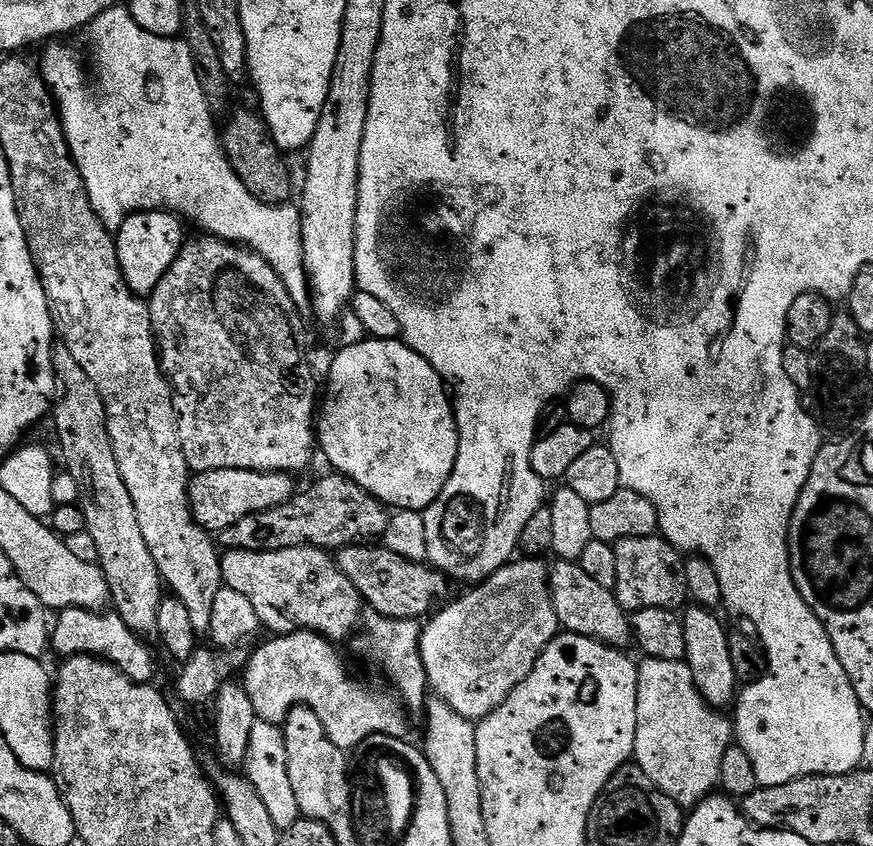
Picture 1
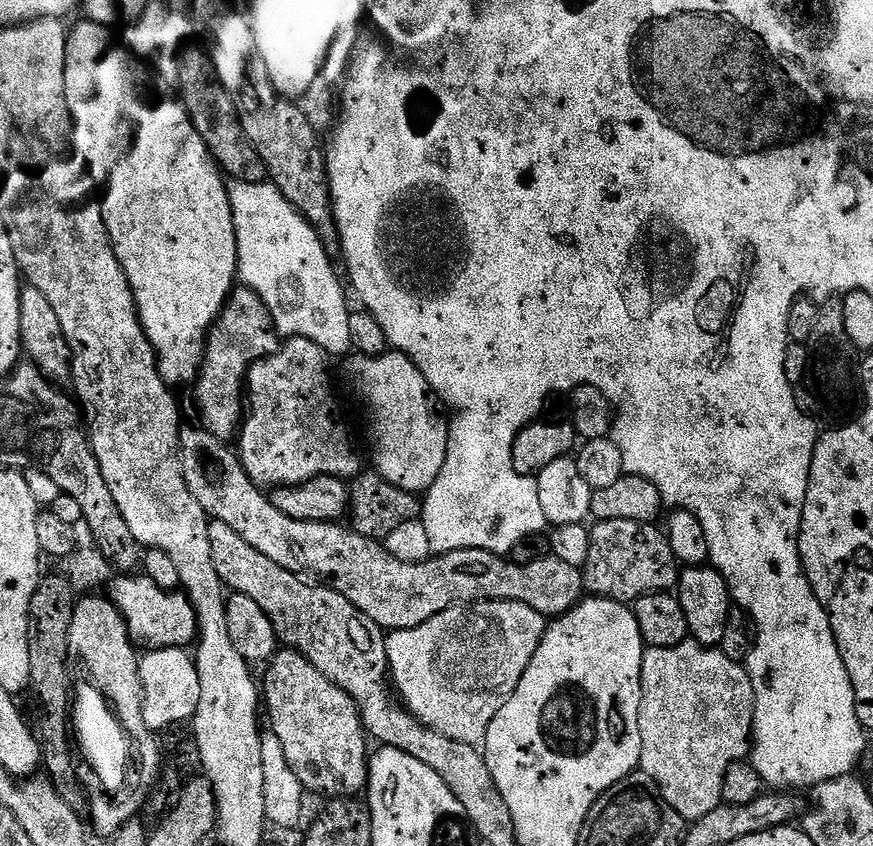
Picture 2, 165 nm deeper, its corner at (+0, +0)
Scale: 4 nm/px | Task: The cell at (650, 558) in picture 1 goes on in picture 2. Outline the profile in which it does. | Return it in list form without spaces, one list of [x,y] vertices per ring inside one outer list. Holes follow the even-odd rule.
[[[602,520],[593,523],[590,528],[590,558],[586,558],[586,562],[584,563],[584,567],[582,569],[585,589],[587,589],[593,597],[601,600],[617,600],[618,603],[627,605],[631,605],[638,598],[649,596],[651,592],[667,592],[675,589],[680,579],[682,568],[676,559],[674,550],[670,550],[670,542],[668,541],[667,535],[665,535],[661,529],[659,532],[656,527],[657,525],[655,523],[643,524],[642,522],[606,522],[605,520]]]

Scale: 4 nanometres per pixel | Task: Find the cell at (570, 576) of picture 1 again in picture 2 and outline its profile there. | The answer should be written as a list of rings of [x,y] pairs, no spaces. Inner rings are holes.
[[[203,426],[196,428],[181,427],[180,430],[180,465],[182,474],[186,478],[186,486],[190,494],[202,506],[202,510],[217,525],[234,530],[238,538],[242,538],[258,554],[266,554],[270,562],[278,562],[295,576],[303,577],[304,568],[313,581],[319,582],[323,587],[332,588],[342,598],[346,598],[366,618],[385,630],[398,628],[413,628],[430,618],[452,608],[459,608],[469,604],[485,604],[488,600],[513,600],[522,602],[538,614],[546,618],[559,618],[564,613],[575,608],[585,595],[584,574],[581,569],[569,566],[562,562],[560,557],[545,554],[540,559],[529,564],[513,564],[511,559],[495,552],[486,550],[454,550],[443,554],[433,555],[427,560],[411,564],[402,562],[391,556],[378,540],[371,540],[358,534],[351,527],[343,523],[323,524],[322,522],[302,522],[298,518],[290,518],[274,506],[267,495],[263,496],[261,489],[246,474],[240,464],[240,457],[235,451],[228,449],[227,443],[221,442],[211,436]]]

